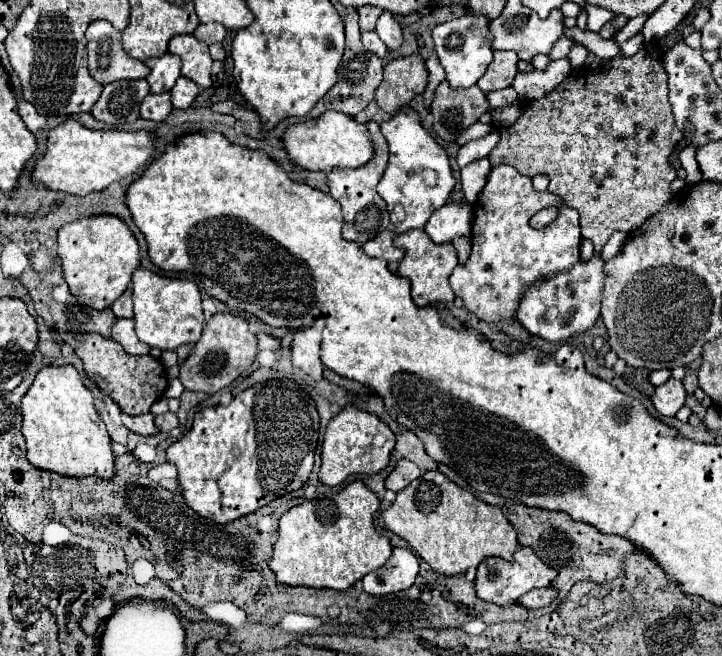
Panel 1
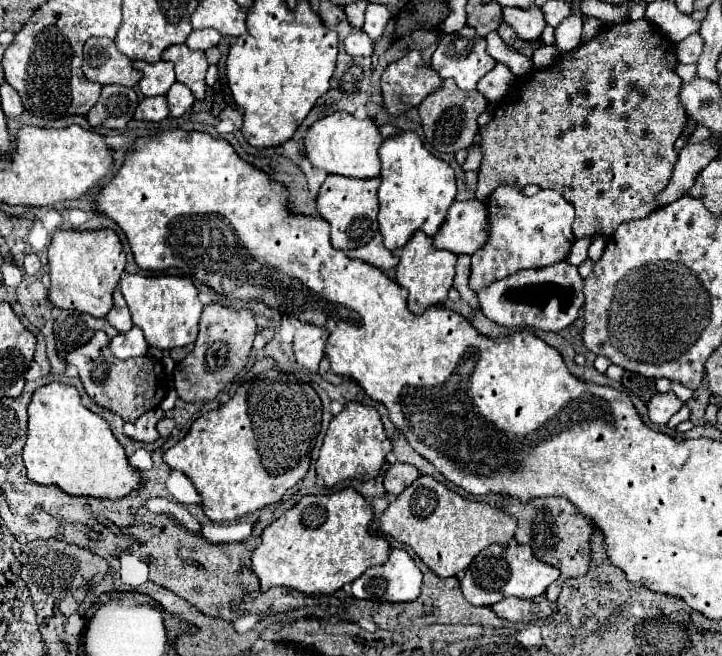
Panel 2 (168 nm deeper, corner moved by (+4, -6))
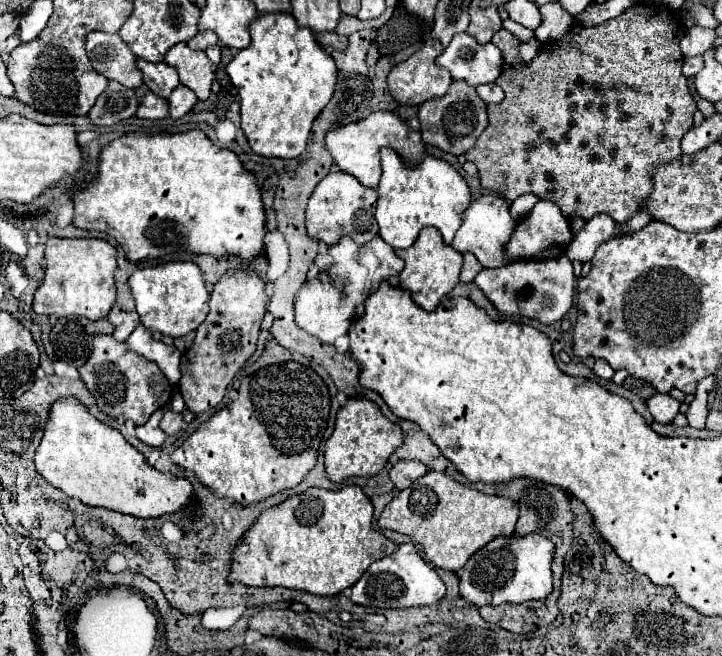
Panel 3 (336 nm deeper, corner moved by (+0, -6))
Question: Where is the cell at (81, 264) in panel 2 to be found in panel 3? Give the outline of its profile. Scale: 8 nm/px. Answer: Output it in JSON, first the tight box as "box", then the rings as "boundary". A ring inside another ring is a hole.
{"box":[32,238,116,320],"boundary":[[[48,238],[44,280],[34,292],[32,308],[36,314],[66,318],[84,316],[88,320],[106,318],[116,300],[116,248],[106,240],[94,238]]]}

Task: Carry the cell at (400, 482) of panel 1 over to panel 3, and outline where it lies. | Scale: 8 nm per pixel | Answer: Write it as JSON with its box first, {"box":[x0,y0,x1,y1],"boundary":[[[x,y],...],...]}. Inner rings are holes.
{"box":[390,460,428,490],"boundary":[[[398,460],[394,464],[394,468],[390,470],[390,480],[394,482],[394,486],[398,490],[404,490],[414,480],[418,480],[420,476],[424,476],[426,472],[428,472],[428,468],[422,462],[416,462],[416,460]]]}

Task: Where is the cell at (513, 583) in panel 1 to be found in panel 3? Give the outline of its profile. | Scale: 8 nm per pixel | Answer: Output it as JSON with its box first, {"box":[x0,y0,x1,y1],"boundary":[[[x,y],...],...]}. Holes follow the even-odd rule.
{"box":[460,532,552,606],"boundary":[[[532,532],[528,536],[494,538],[482,550],[474,552],[464,564],[460,574],[460,596],[474,602],[476,606],[544,600],[552,592],[552,550],[552,542],[538,532]]]}

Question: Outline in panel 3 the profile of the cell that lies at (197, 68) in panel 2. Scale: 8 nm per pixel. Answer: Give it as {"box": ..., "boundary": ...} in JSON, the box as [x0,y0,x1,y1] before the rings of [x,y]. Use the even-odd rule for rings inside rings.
{"box":[164,42,215,100],"boundary":[[[182,42],[182,44],[172,46],[172,50],[168,50],[164,62],[178,70],[180,84],[188,86],[198,96],[198,100],[208,98],[215,72],[214,65],[208,60],[206,52],[190,50]]]}

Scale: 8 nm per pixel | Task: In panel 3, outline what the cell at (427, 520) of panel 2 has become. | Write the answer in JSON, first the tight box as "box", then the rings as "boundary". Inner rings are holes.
{"box":[378,472,518,570],"boundary":[[[426,472],[408,490],[400,490],[378,518],[380,528],[396,530],[416,538],[428,560],[444,570],[460,570],[468,556],[496,536],[512,536],[518,506],[504,496],[488,496],[472,490],[444,472]]]}

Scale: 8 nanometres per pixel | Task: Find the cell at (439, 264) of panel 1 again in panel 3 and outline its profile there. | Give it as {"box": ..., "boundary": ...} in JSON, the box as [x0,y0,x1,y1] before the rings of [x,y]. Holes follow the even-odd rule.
{"box":[396,226,464,312],"boundary":[[[432,226],[424,228],[420,232],[418,240],[410,248],[396,250],[396,254],[406,262],[404,270],[400,272],[400,286],[410,292],[412,300],[420,308],[424,308],[428,312],[436,310],[440,300],[460,282],[458,276],[460,276],[460,268],[462,268],[462,262],[464,262],[462,254],[456,252],[452,246],[446,246],[440,238],[440,232]]]}

